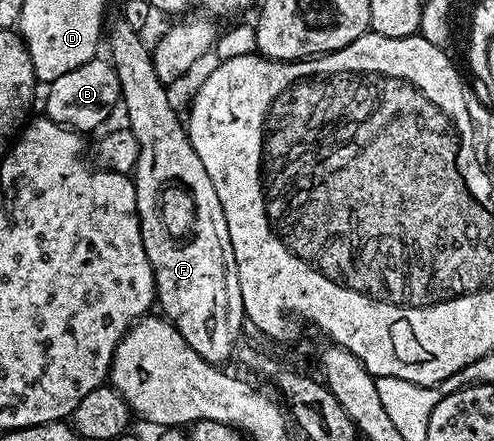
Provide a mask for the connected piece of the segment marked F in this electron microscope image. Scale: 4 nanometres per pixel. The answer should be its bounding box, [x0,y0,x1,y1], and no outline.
[108,17,246,365]

